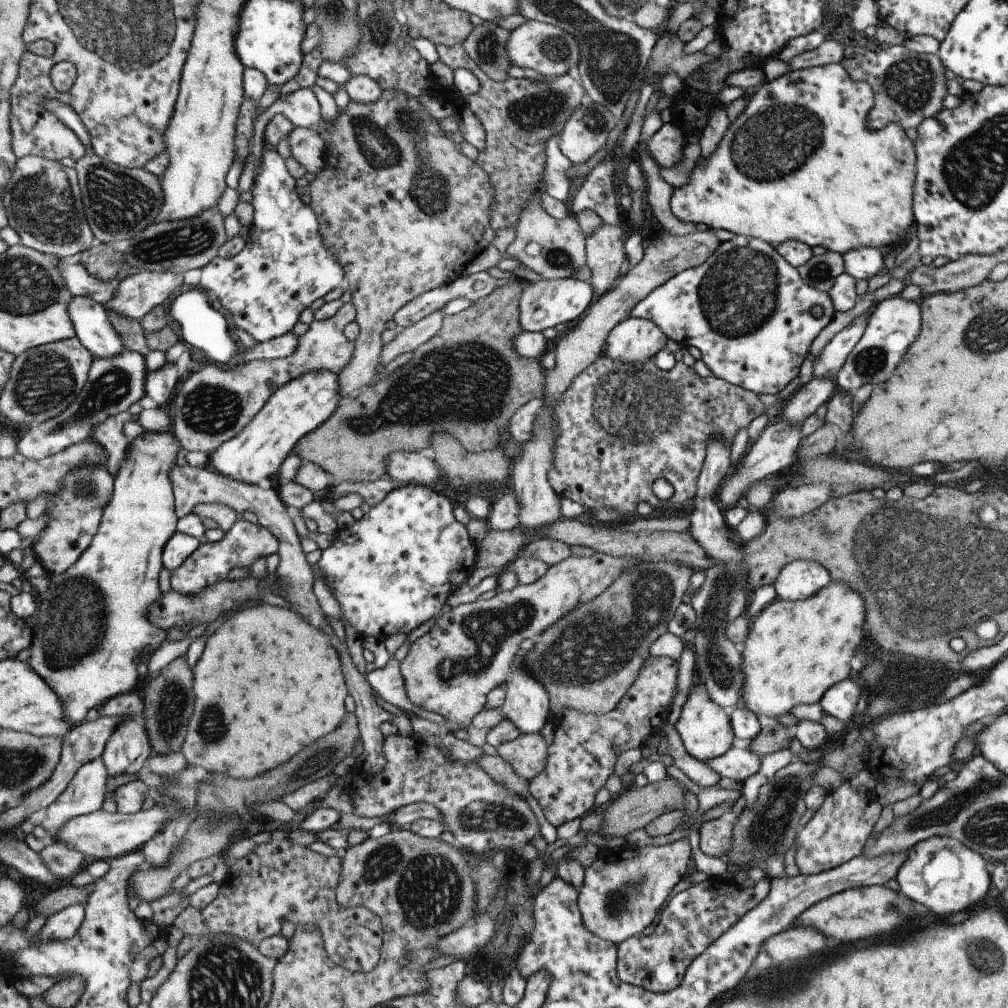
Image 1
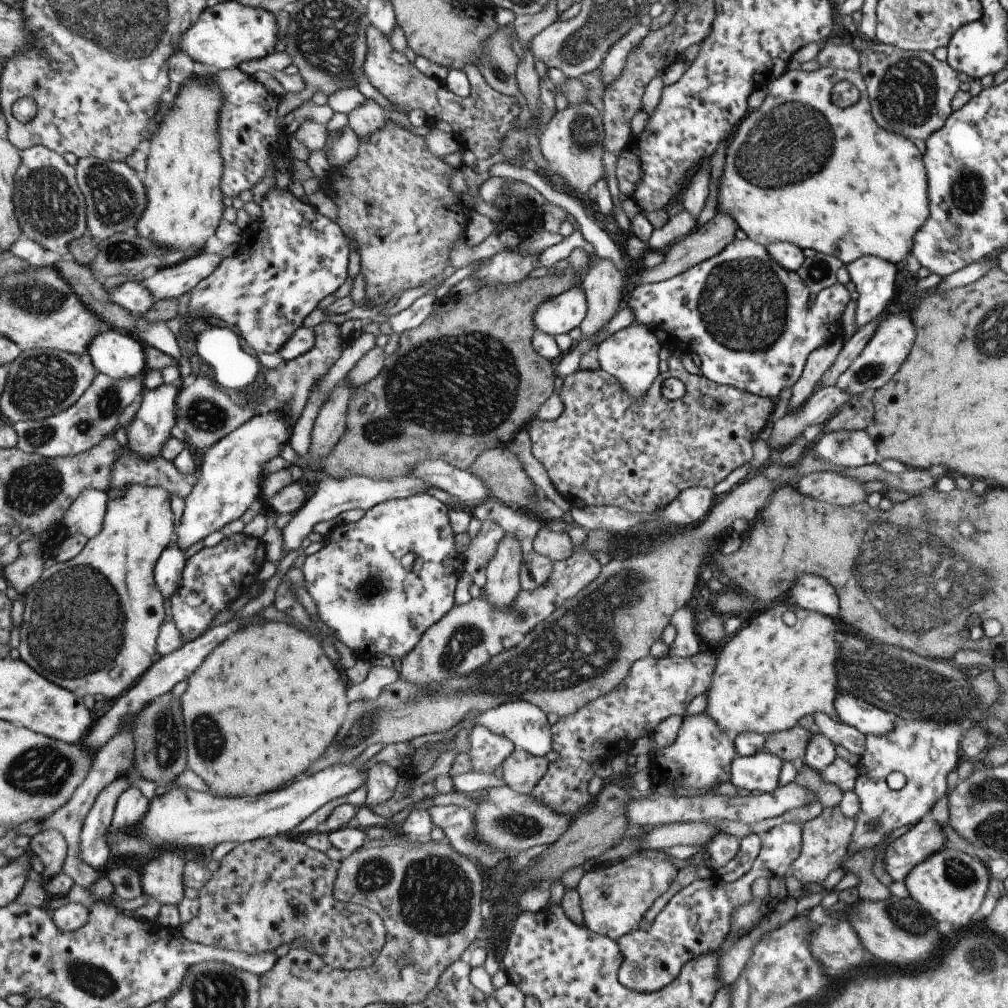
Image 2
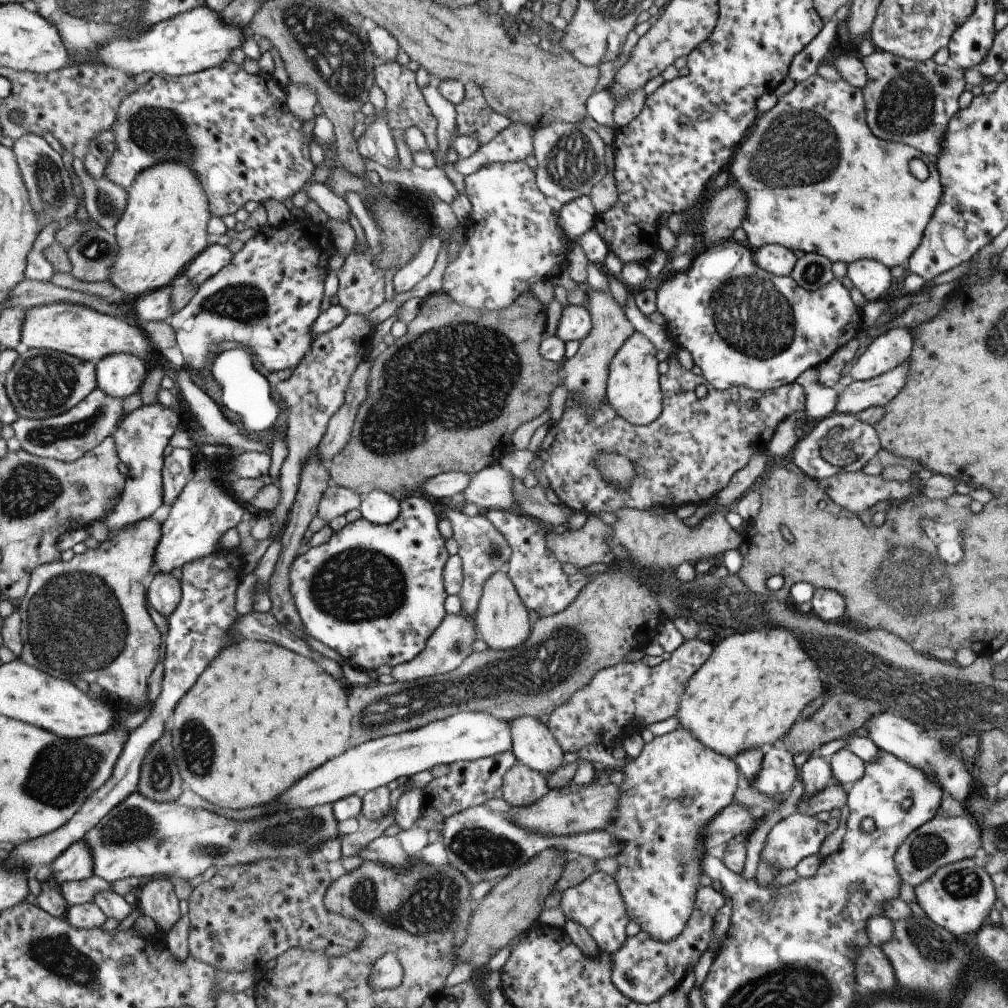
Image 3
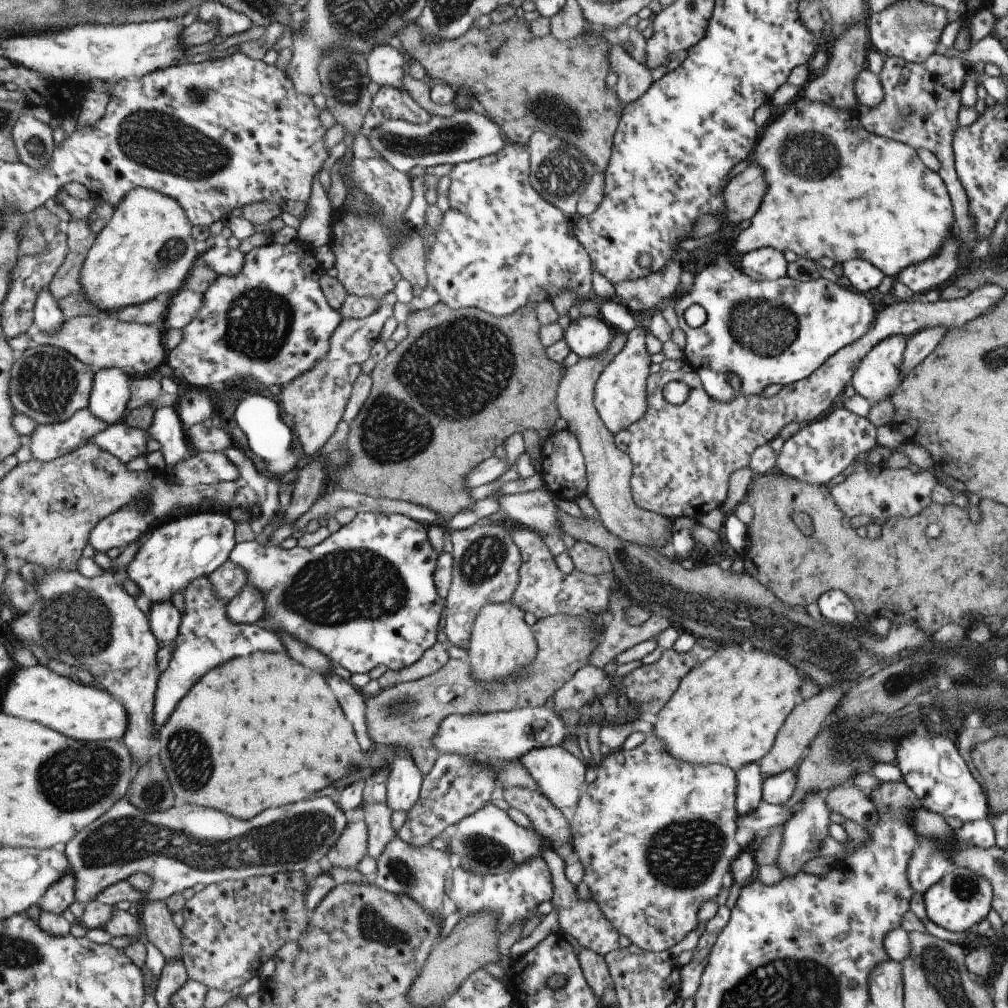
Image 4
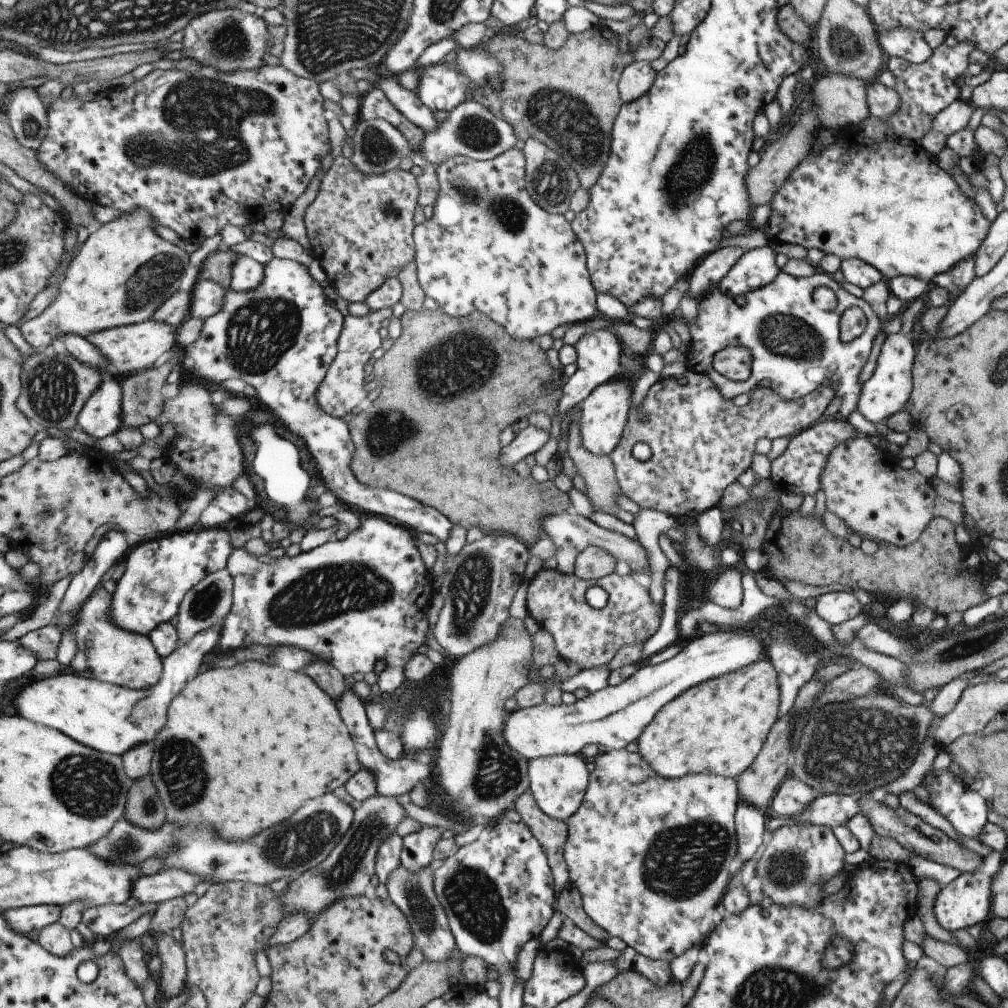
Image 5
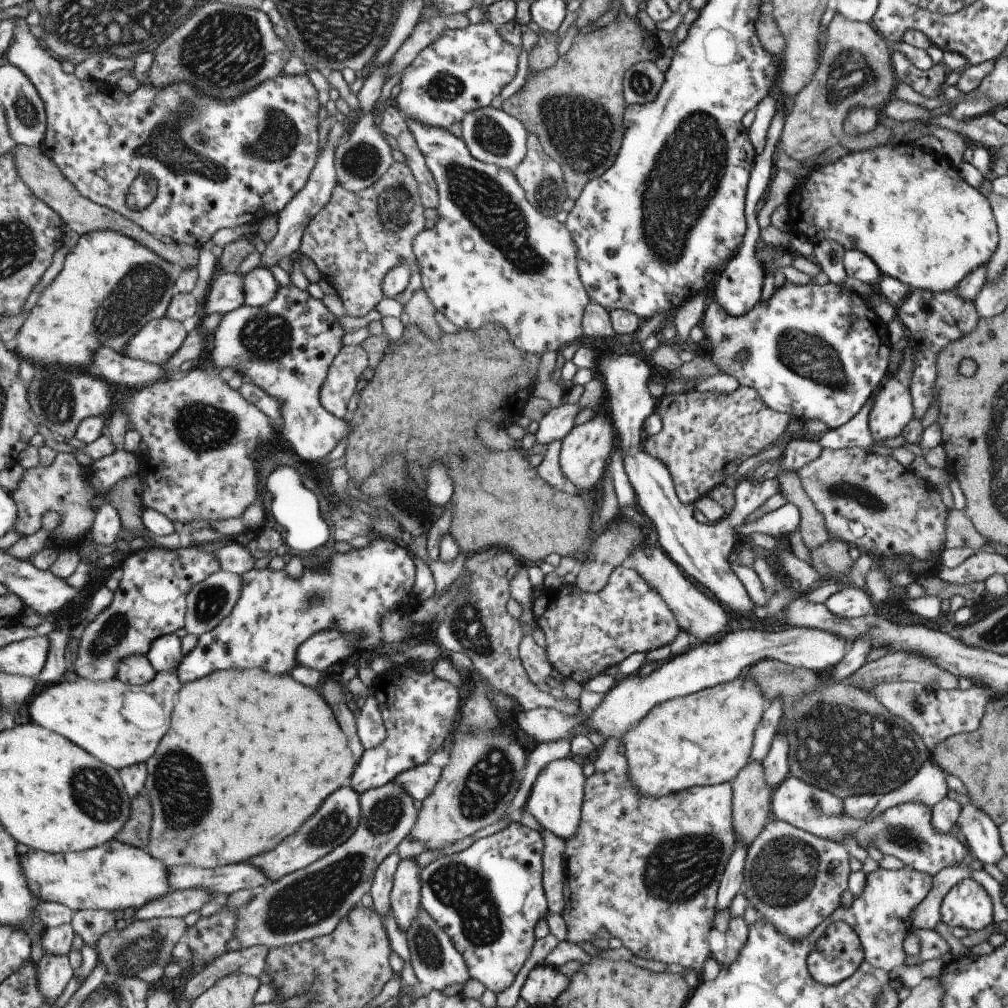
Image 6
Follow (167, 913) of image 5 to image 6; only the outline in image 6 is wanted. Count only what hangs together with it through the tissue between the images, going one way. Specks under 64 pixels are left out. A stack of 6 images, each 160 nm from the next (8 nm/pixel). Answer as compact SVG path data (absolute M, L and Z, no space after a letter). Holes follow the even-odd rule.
M163 917L160 919L149 919L146 921L130 921L127 928L115 928L110 930L107 934L100 937L99 942L95 945L95 952L97 953L98 961L103 962L108 970L108 978L116 978L119 973L125 976L138 976L144 981L147 981L151 986L159 984L165 968L170 963L172 958L171 952L177 946L177 942L185 939L187 924L185 924L184 917Z

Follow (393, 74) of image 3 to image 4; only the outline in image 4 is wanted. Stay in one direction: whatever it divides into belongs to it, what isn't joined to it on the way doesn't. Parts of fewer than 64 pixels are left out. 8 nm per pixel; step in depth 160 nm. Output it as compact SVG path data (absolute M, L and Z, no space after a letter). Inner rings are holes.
M383 85L374 94L369 114L366 116L361 132L367 136L373 129L386 121L395 120L423 125L430 120L430 115L409 97L407 91Z

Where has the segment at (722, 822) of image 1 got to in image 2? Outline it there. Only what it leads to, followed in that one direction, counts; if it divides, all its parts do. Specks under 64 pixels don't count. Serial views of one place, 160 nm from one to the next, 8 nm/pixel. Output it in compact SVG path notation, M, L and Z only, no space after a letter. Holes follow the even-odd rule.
M723 831L717 833L708 843L697 846L705 851L706 857L704 859L699 858L697 862L689 862L690 866L705 866L710 869L718 869L720 866L725 866L740 847L740 841L737 837L731 834L727 834Z

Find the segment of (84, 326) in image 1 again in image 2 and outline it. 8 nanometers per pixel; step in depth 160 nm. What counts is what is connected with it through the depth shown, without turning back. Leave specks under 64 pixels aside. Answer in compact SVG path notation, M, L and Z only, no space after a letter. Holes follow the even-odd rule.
M117 329L95 336L88 346L88 353L99 372L116 379L131 378L147 370L144 344Z

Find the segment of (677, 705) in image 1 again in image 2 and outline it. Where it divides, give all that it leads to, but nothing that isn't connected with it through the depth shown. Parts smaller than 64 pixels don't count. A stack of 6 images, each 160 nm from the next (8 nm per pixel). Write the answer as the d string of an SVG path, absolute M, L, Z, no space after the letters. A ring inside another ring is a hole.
M689 605L678 608L670 622L676 630L676 636L668 645L668 654L676 657L690 657L699 653L699 637L695 633L696 621Z

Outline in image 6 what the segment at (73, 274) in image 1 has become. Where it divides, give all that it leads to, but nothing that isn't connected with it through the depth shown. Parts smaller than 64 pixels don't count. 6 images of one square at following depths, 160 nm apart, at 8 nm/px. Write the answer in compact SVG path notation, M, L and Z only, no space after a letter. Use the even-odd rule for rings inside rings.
M216 272L209 283L202 313L226 315L245 304L242 275L239 273Z

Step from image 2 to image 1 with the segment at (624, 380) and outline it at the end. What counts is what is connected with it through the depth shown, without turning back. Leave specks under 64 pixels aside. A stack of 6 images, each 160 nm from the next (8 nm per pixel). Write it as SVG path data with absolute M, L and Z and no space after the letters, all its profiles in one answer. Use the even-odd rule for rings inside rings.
M628 316L611 328L602 354L611 360L636 363L653 357L659 349L664 348L667 339L653 322Z

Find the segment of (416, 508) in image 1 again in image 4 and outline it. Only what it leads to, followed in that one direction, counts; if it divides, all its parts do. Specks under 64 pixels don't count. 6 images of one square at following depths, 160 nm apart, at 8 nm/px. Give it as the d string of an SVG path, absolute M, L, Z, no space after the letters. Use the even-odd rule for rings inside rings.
M356 513L355 518L346 525L343 525L338 531L331 533L320 543L309 547L301 546L292 549L283 548L283 546L271 545L264 547L259 545L257 540L246 543L237 543L237 546L230 554L233 562L239 563L248 572L248 584L259 587L266 598L266 618L271 623L271 628L277 634L291 633L324 652L331 661L339 663L352 673L371 672L375 666L384 664L389 670L399 670L412 665L417 661L427 649L430 649L436 643L436 639L443 638L444 614L446 613L446 598L439 594L439 582L435 582L435 574L439 574L439 550L431 546L431 524L421 521L419 518L409 518L401 514L386 515L384 513Z

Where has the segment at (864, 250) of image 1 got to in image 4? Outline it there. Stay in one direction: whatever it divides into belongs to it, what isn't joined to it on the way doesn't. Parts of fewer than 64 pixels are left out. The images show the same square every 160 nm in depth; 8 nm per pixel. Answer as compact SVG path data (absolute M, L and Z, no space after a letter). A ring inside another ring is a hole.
M849 259L841 263L842 276L849 280L849 284L859 293L868 294L868 290L875 290L882 281L884 274L875 268L868 260Z

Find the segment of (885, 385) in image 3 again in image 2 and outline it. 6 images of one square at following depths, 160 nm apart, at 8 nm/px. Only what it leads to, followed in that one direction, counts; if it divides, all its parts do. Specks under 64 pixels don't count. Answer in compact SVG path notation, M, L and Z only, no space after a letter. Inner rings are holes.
M818 386L811 396L798 408L772 424L772 429L767 438L766 447L774 456L779 454L792 444L793 440L811 424L824 424L825 421L851 397L859 395L849 395L837 387Z

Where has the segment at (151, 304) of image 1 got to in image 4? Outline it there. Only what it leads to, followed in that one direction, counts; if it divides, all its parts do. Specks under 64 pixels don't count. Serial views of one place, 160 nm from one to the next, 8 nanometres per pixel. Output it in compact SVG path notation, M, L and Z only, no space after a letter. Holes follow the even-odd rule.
M228 245L223 247L212 246L199 257L199 263L207 265L219 275L229 277L239 274L245 262L246 254Z

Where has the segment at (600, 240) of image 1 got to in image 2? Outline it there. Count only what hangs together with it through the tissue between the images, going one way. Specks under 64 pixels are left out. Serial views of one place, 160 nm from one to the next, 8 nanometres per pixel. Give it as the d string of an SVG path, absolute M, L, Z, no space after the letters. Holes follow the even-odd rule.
M594 254L591 255L591 258L595 258L595 260L581 274L581 280L579 280L579 285L586 300L586 313L583 320L578 324L581 338L593 336L595 332L599 332L617 313L619 302L625 295L624 286L622 286L623 279L619 270L615 268L615 264L608 259L596 258Z

